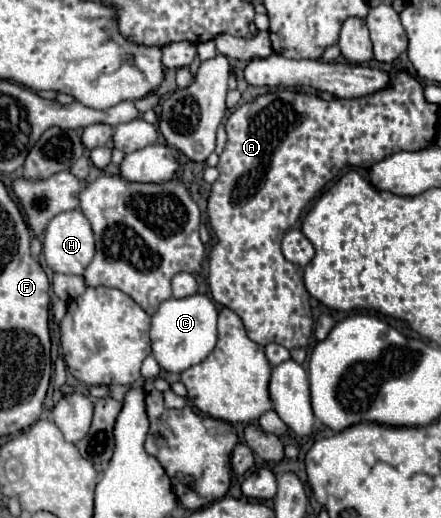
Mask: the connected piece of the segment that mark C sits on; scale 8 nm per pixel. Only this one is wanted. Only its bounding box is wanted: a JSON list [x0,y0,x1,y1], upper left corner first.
[151,294,218,372]

